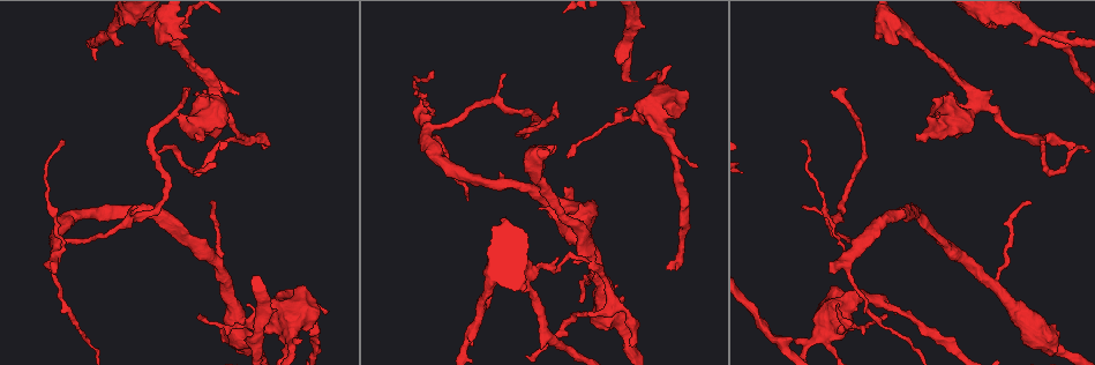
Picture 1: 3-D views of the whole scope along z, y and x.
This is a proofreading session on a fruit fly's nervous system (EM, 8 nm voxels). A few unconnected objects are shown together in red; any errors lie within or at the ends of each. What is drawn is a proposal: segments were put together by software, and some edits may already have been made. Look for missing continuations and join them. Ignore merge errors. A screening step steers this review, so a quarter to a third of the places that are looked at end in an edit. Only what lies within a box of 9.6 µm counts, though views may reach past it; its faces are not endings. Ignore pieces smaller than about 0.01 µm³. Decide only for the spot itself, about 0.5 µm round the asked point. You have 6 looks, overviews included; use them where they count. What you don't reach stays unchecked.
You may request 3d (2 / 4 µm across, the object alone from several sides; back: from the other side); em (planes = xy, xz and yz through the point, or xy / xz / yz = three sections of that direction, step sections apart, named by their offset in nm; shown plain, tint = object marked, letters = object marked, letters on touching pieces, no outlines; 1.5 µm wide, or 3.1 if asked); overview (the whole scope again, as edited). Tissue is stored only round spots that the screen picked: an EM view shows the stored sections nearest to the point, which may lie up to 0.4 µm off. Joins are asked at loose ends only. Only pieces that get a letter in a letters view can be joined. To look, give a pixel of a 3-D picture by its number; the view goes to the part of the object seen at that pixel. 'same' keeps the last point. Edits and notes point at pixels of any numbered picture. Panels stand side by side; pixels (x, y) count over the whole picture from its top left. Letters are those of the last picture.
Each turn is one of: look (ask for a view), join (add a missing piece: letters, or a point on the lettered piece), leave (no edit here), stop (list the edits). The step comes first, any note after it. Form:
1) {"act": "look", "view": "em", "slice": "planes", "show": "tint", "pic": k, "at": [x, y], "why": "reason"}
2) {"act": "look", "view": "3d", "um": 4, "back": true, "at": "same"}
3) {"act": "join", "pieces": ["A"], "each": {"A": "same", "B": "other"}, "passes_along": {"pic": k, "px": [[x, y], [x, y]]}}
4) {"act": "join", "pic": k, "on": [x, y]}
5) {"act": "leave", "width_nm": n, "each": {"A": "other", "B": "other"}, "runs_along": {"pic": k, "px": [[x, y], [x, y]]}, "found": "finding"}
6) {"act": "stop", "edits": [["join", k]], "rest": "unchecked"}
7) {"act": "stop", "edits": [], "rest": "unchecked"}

{"act": "look", "view": "em", "slice": "planes", "show": "letters", "pic": 1, "at": [936, 114], "why": "an open end"}

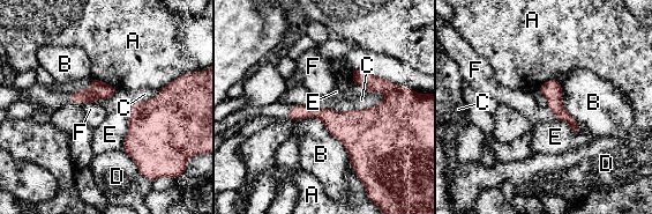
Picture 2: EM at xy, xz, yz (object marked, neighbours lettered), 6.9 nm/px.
{"act": "leave", "each": {"A": "other", "B": "other", "C": "other", "D": "other", "E": "other", "F": "other"}, "runs_along": {"pic": 2, "px": [[551, 82], [555, 106], [575, 130]]}, "found": "none of them fits"}

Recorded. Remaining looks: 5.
{"act": "look", "view": "em", "um": 3.1, "slice": "planes", "show": "tint", "pic": 1, "at": [633, 345], "why": "thin end"}

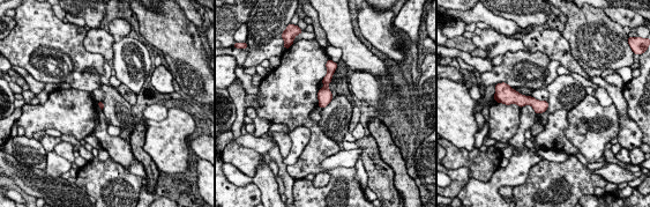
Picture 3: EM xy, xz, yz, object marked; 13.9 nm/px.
{"act": "look", "view": "em", "um": 3.1, "slice": "planes", "show": "letters", "at": "same", "why": "see the neighbours"}

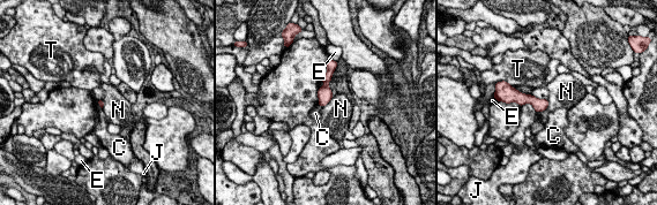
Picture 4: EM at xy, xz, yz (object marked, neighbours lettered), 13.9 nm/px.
{"act": "leave", "each": {"C": "other", "E": "other", "J": "other", "N": "other", "T": "other"}, "border": {"pic": 4, "px": [[546, 99], [547, 106], [537, 113]]}, "found": "none of them fits"}

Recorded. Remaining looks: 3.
{"act": "look", "view": "3d", "um": 4, "pic": 1, "at": [828, 272], "why": "branch stops here"}

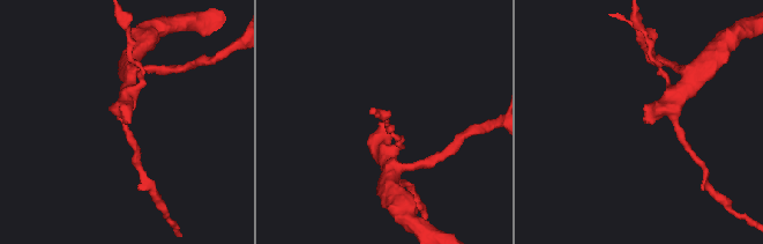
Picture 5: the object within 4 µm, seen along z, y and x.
{"act": "look", "view": "em", "slice": "planes", "show": "plain", "pic": 5, "at": [645, 120]}

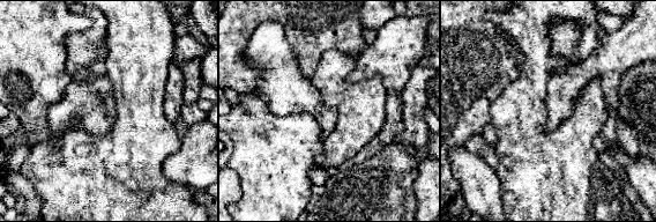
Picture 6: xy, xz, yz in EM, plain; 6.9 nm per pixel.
{"act": "look", "view": "em", "slice": "planes", "show": "letters", "at": "same"}

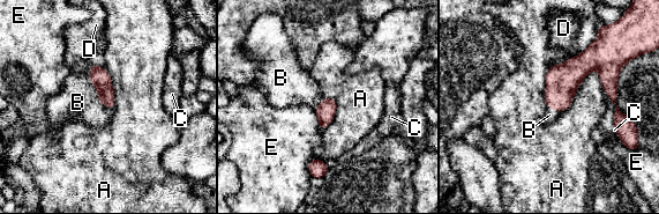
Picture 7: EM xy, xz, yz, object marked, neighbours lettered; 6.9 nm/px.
{"act": "join", "pieces": ["B"], "each": {"A": "other", "B": "same", "C": "other", "D": "other", "E": "other"}, "passes_along": {"pic": 7, "px": [[103, 83], [99, 93], [77, 102]]}, "found": "the neuron continues"}

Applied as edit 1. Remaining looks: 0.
{"act": "stop", "edits": [["join", 7]], "rest": "unchecked"}

